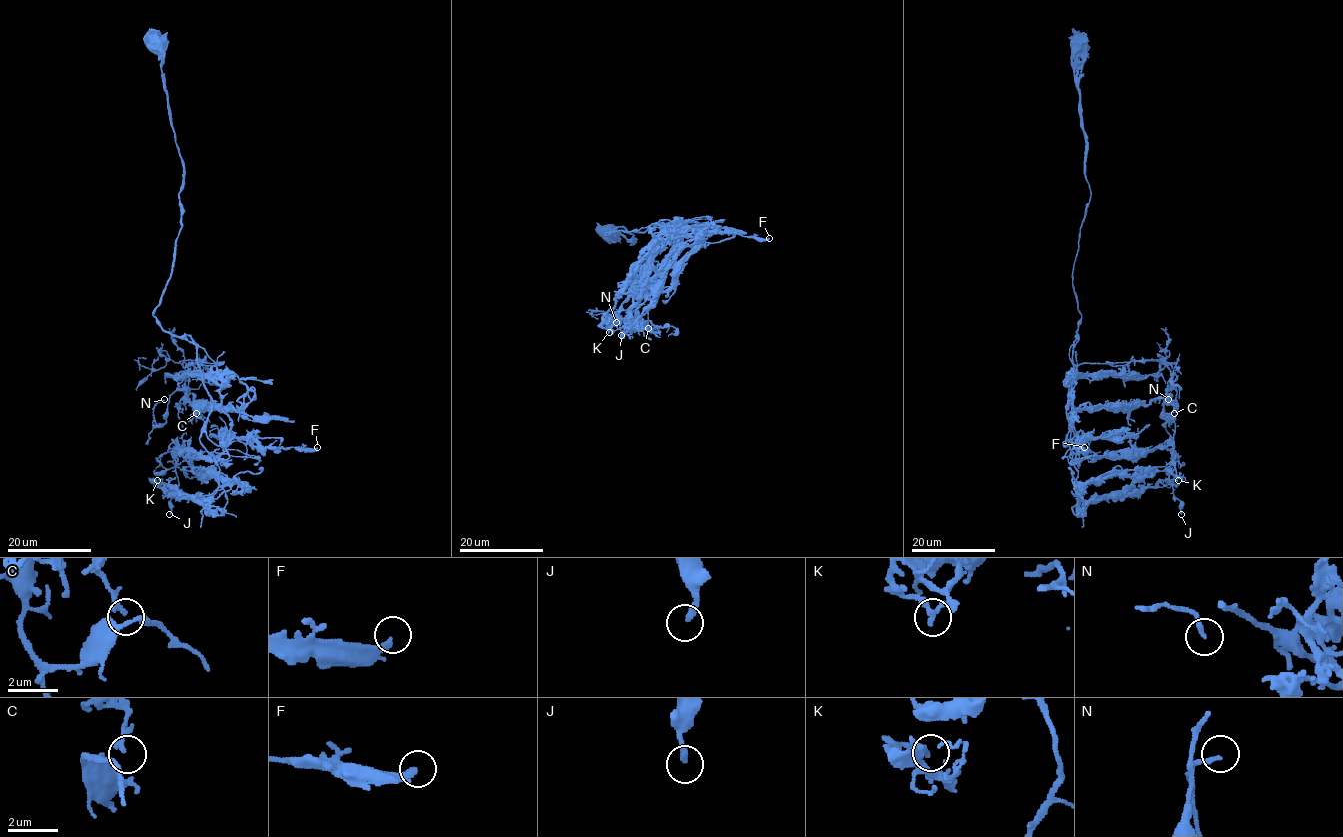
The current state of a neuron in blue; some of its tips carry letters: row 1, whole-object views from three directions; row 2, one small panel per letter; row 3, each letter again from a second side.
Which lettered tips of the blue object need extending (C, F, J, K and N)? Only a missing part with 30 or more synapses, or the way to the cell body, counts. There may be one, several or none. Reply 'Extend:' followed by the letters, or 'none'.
Extend: none

